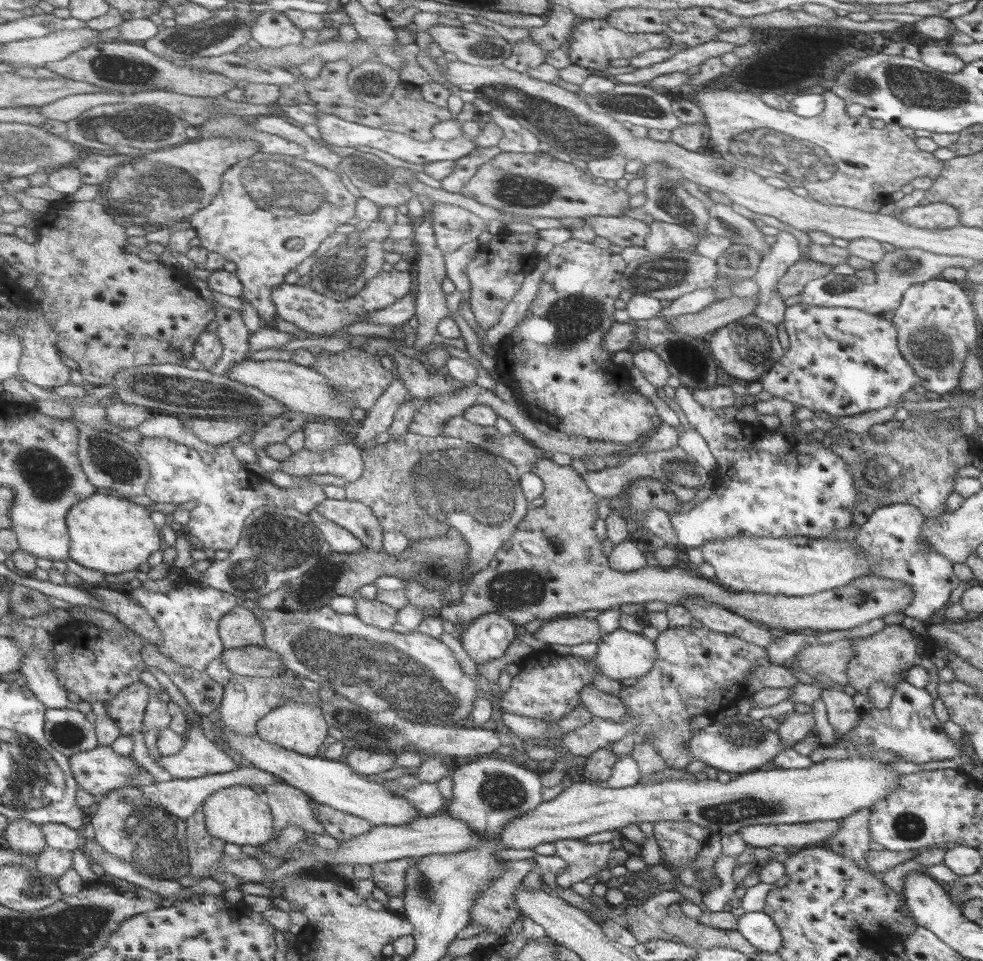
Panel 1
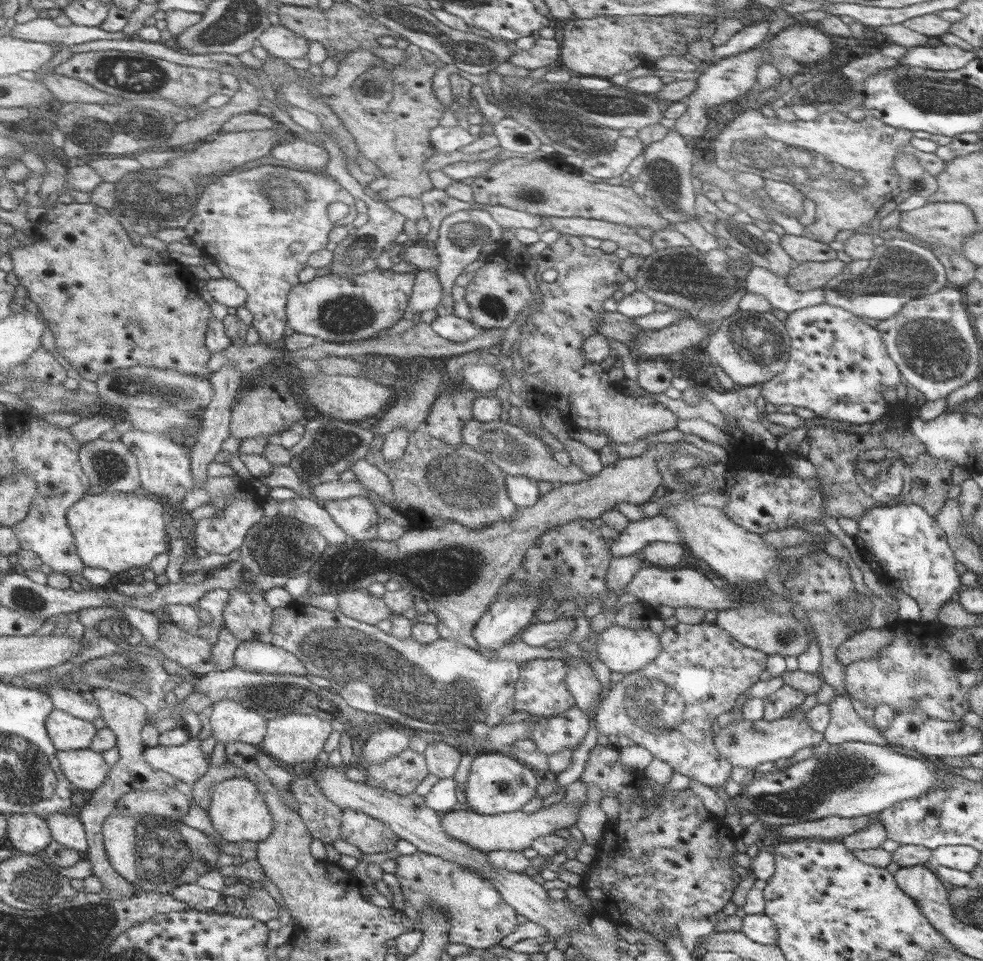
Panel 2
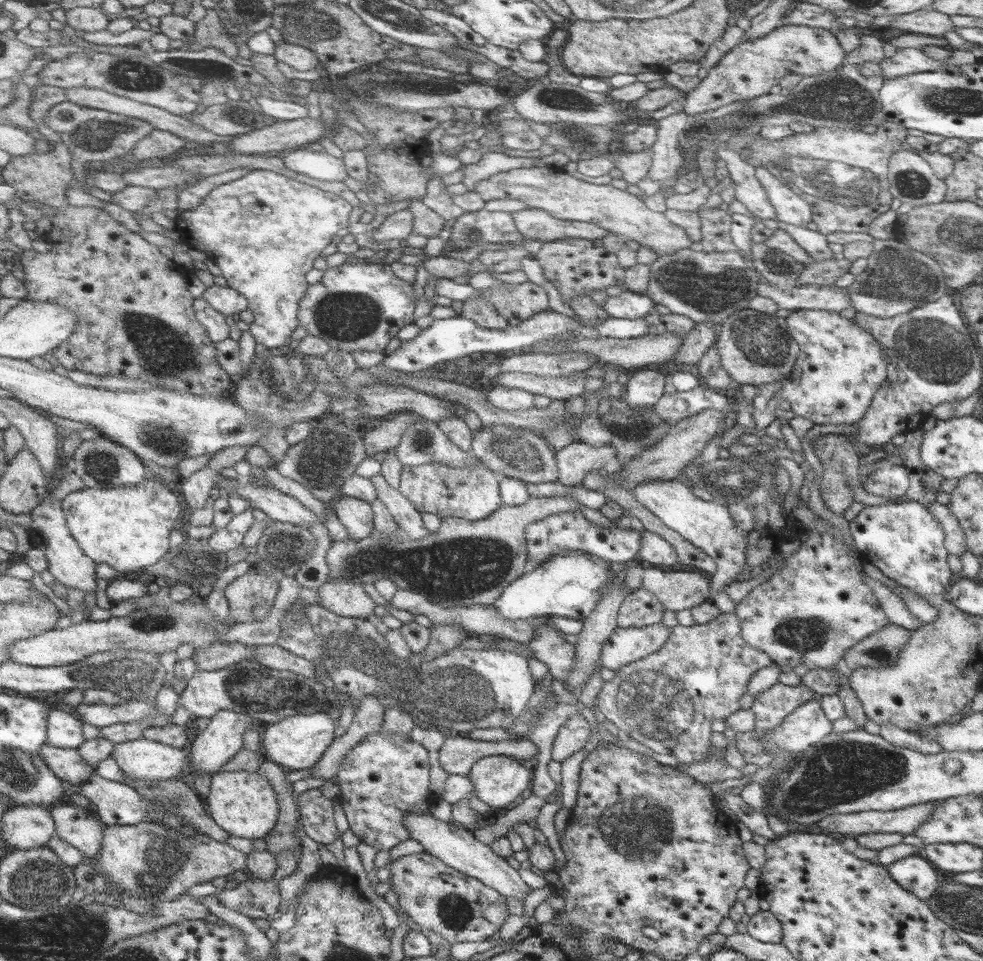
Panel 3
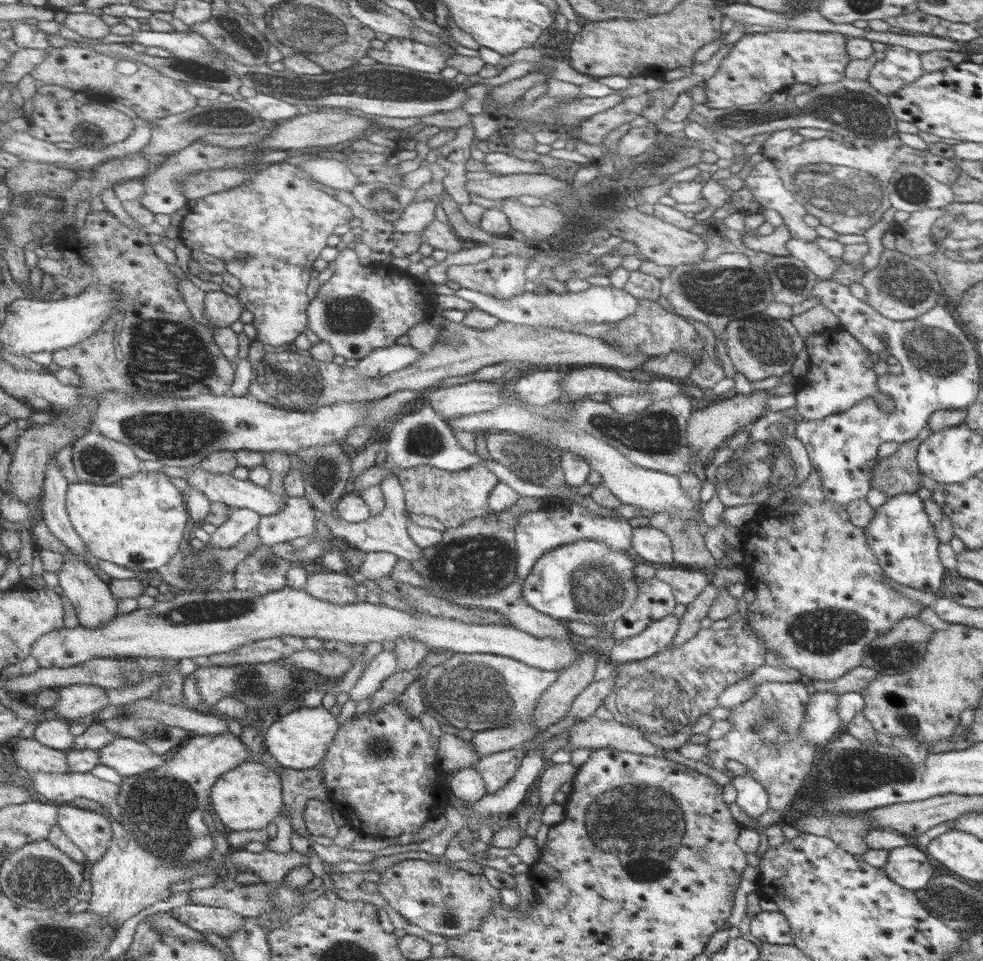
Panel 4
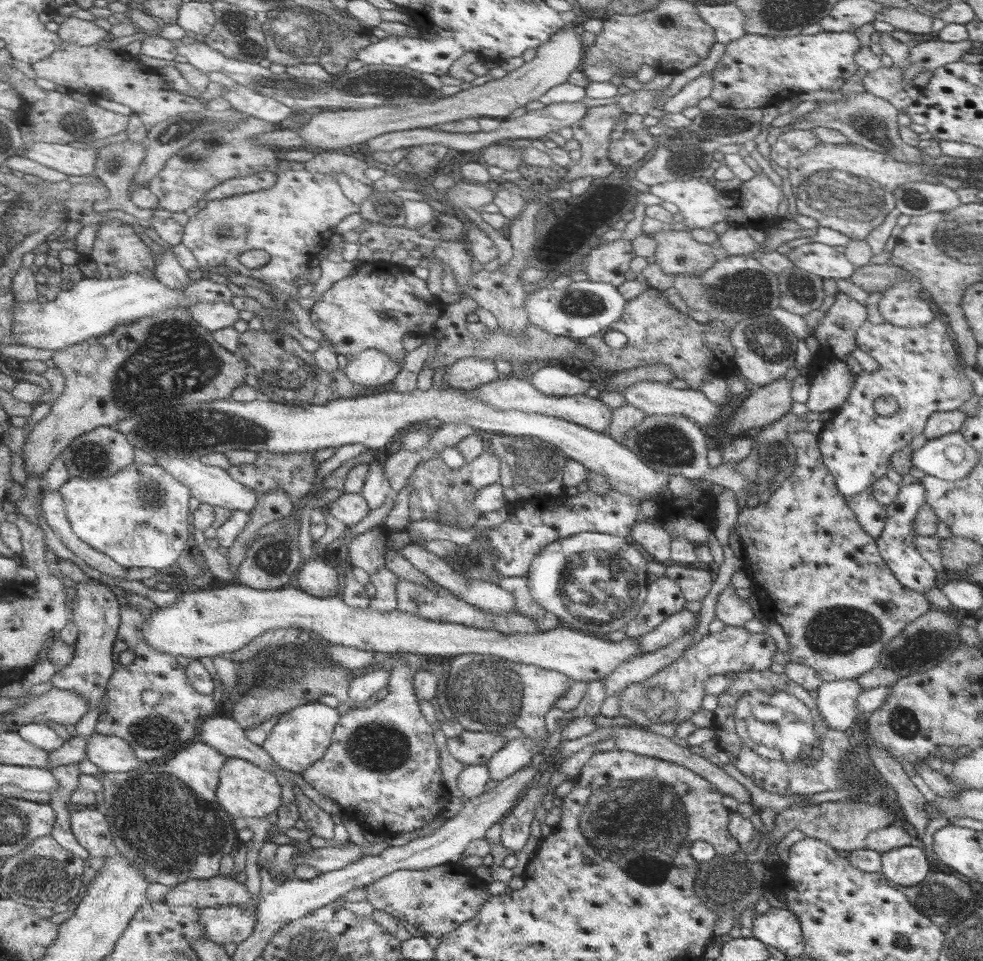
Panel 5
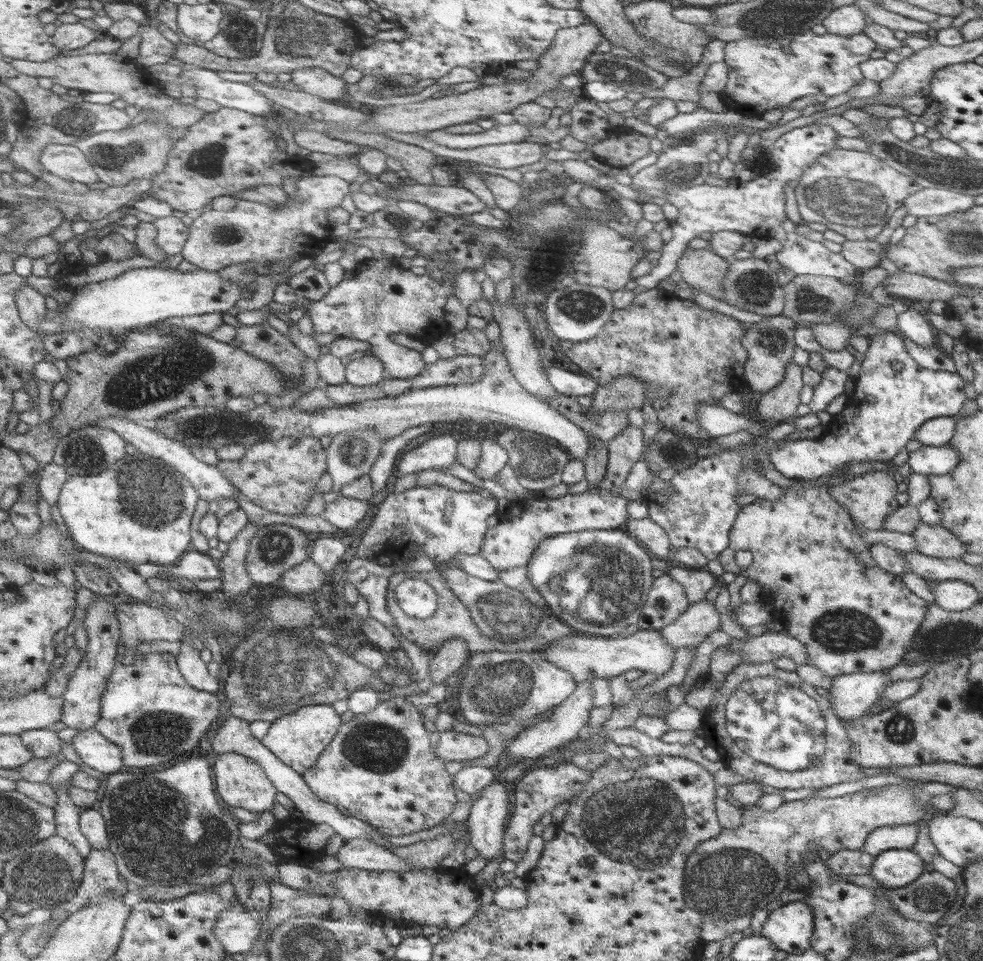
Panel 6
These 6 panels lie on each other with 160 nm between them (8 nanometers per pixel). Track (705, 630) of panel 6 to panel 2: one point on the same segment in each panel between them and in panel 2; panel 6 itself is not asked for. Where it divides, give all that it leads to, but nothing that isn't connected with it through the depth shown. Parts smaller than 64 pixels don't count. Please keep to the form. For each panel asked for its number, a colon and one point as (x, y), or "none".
2: (624, 650)
3: (625, 646)
4: (656, 637)
5: (674, 626)

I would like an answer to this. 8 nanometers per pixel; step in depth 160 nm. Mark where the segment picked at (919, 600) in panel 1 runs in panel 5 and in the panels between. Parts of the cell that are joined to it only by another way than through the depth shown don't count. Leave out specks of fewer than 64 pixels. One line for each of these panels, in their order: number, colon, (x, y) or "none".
2: (907, 549)
3: (903, 540)
4: (904, 542)
5: (896, 543)

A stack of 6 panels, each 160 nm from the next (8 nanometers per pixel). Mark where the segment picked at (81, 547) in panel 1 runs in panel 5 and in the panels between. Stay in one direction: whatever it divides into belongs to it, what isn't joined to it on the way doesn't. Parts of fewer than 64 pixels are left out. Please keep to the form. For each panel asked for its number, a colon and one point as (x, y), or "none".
2: (118, 532)
3: (129, 527)
4: (139, 523)
5: (142, 517)

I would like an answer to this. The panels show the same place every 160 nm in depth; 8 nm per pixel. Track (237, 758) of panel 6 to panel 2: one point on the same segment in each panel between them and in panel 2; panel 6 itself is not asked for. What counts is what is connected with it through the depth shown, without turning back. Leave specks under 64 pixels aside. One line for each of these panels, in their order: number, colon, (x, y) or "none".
2: (239, 812)
3: (244, 803)
4: (250, 797)
5: (247, 790)

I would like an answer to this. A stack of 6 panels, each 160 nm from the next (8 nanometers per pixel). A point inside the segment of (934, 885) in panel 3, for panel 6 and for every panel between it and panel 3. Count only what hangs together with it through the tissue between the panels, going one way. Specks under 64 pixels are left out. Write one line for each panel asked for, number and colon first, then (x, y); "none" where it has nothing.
4: (908, 866)
5: (907, 866)
6: (895, 868)

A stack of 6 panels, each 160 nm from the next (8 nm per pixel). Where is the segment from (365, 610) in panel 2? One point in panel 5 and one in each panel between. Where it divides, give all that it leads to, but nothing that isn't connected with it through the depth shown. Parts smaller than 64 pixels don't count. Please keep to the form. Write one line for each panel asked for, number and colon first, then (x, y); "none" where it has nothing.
3: (347, 599)
4: (335, 588)
5: (318, 578)

